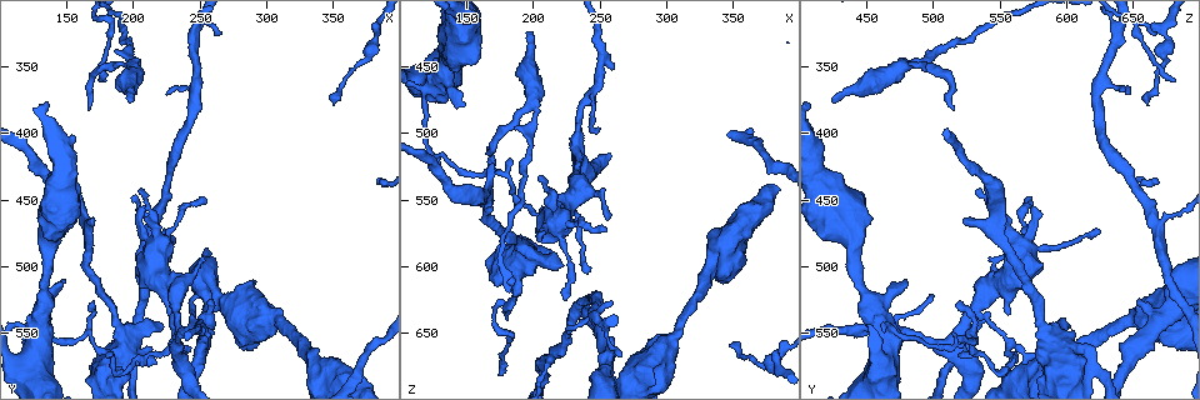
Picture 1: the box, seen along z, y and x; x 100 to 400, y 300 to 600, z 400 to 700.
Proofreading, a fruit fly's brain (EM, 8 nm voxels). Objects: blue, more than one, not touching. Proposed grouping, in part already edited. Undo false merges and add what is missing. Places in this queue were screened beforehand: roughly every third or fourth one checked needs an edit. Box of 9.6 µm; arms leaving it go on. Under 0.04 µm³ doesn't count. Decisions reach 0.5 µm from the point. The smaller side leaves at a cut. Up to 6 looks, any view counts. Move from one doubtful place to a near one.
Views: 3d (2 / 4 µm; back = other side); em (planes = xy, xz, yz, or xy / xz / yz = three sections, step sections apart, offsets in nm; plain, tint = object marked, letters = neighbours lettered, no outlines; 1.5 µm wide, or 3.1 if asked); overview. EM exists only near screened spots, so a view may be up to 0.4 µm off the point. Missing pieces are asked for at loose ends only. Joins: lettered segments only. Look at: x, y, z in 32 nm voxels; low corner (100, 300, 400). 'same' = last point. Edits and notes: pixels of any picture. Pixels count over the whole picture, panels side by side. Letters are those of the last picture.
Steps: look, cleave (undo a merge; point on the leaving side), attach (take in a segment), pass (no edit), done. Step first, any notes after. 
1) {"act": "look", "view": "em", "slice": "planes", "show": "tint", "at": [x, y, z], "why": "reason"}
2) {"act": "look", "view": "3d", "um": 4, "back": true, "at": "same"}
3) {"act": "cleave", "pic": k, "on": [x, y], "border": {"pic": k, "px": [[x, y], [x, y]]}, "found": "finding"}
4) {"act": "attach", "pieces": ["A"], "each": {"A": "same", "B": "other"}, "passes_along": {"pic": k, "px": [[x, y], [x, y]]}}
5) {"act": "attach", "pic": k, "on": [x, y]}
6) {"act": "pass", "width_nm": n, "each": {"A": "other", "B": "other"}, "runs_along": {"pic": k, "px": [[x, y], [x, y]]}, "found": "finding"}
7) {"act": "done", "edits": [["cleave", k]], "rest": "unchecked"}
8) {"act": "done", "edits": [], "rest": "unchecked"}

{"act": "look", "view": "em", "slice": "xy", "step": 4, "show": "letters", "at": [188, 580, 554], "why": "abrupt turn"}

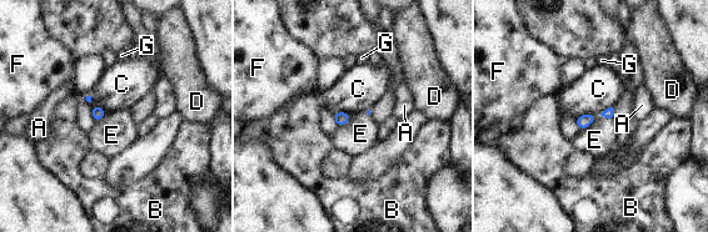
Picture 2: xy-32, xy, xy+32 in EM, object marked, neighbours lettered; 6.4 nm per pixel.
{"act": "look", "view": "em", "slice": "planes", "show": "letters", "at": "same", "why": "cut it another way"}

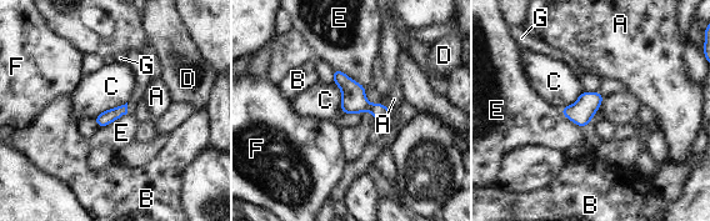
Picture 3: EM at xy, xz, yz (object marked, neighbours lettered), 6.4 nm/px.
{"act": "pass", "width_nm": 150, "each": {"A": "other", "B": "other", "C": "other", "D": "other", "E": "other", "F": "other", "G": "other"}, "border": {"pic": 3, "px": [[126, 101], [99, 112], [93, 119]]}, "found": "one neuron here"}

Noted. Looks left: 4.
{"act": "look", "view": "em", "slice": "xz", "step": 8, "show": "letters", "at": [256, 522, 674], "why": "free end"}

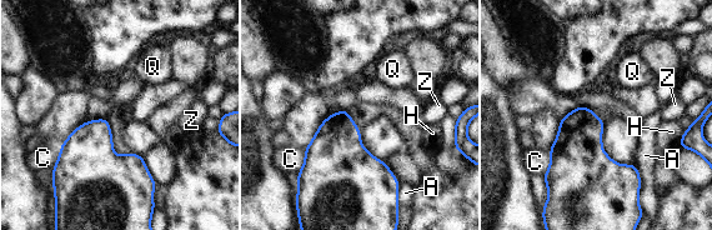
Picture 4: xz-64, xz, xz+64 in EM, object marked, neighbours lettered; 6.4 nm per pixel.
{"act": "pass", "each": {"A": "other", "C": "other", "H": "other", "Q": "other", "Z": "other"}, "border": {"pic": 4, "px": [[633, 164], [641, 185]]}, "found": "none of them fits"}

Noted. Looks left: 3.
{"act": "look", "view": "3d", "um": 2, "at": [266, 324, 670], "why": "tapers out"}

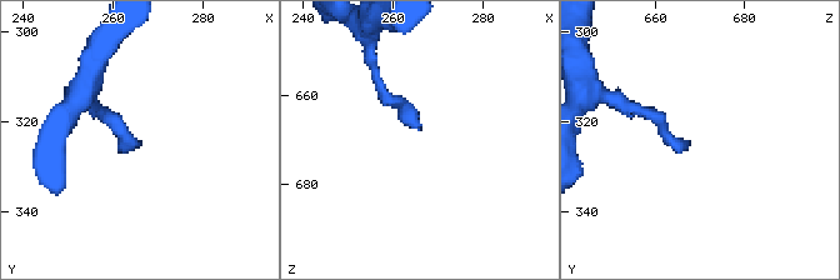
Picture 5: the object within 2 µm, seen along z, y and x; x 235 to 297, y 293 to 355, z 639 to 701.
{"act": "look", "view": "em", "slice": "planes", "show": "letters", "at": [265, 324, 668]}

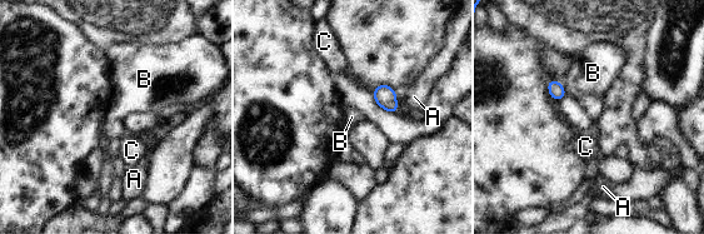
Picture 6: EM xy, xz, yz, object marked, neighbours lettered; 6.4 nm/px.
{"act": "pass", "longest_contact_nm": ["B", 150], "each": {"A": "other", "B": "other", "C": "other"}, "border": {"pic": 6, "px": [[394, 90], [398, 105], [395, 113]]}, "found": "none of them fits"}

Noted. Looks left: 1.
{"act": "done", "edits": [], "rest": "unchecked"}

